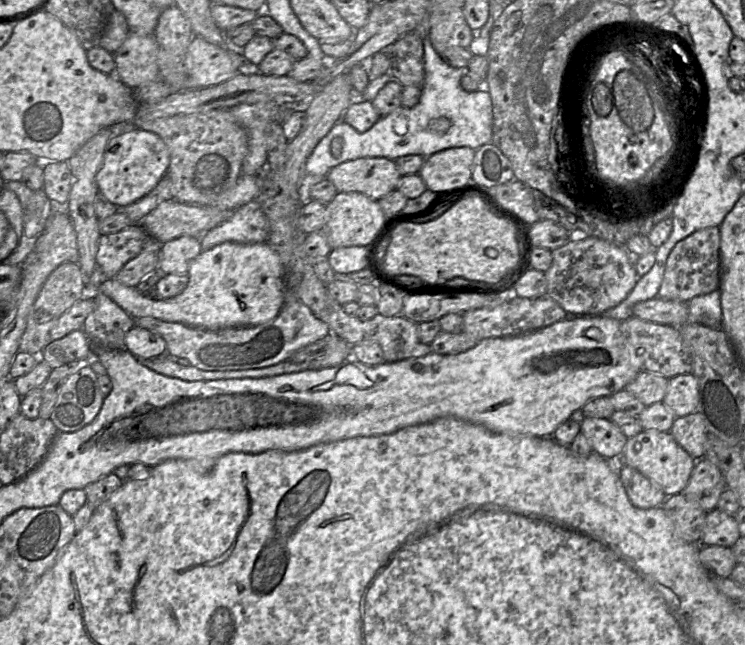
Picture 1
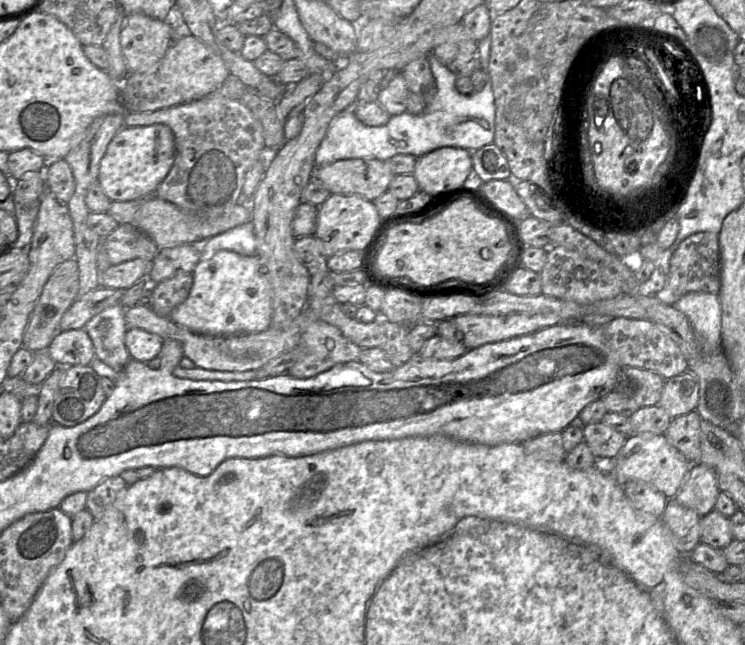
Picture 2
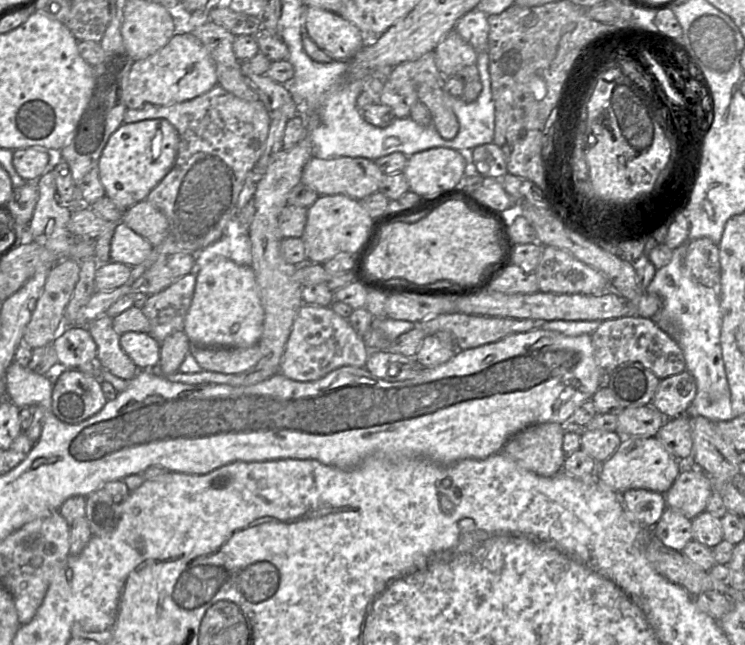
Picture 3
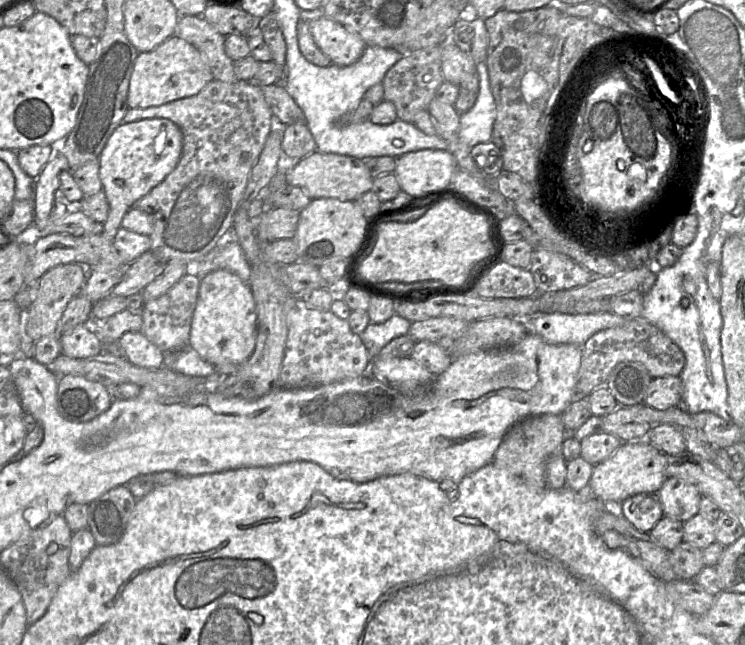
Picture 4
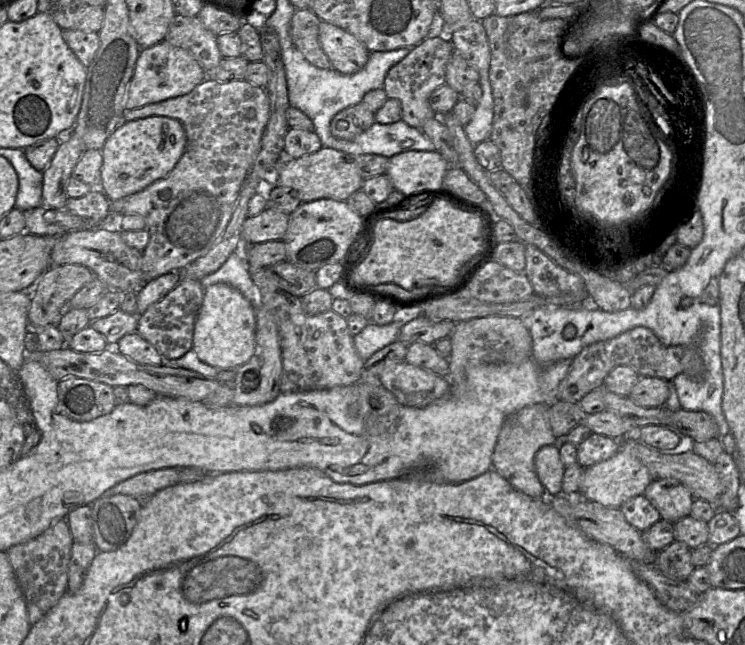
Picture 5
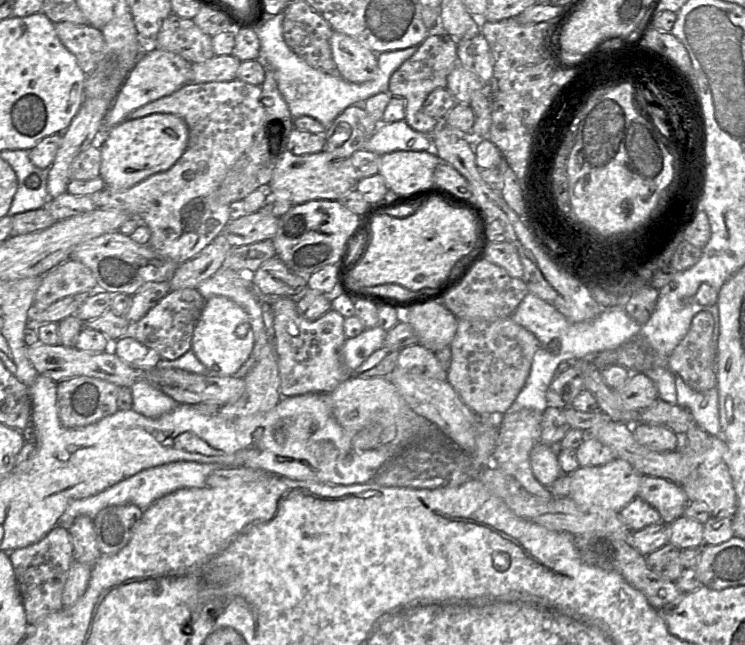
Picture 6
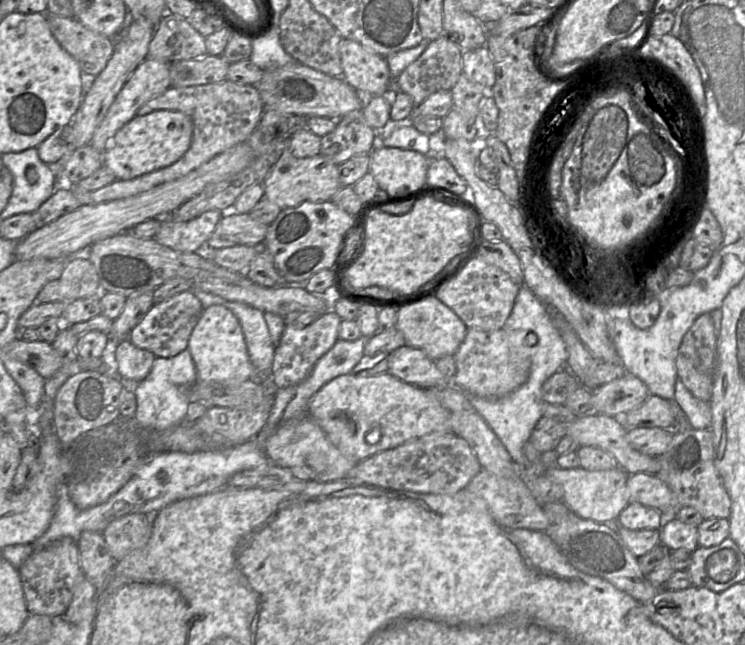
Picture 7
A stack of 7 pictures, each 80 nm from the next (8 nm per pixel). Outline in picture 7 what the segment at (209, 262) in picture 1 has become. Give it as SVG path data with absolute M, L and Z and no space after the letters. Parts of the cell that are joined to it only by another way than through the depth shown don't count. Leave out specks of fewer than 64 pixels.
M225 306L203 309L189 337L187 350L196 366L197 381L240 383L260 375L249 359L246 342L237 317Z

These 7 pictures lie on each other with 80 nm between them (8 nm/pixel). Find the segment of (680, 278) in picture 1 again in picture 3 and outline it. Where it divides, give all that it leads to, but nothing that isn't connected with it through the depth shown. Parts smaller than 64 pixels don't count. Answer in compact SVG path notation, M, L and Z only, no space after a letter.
M707 237L689 243L685 255L685 266L702 285L721 293L721 265L719 246Z

